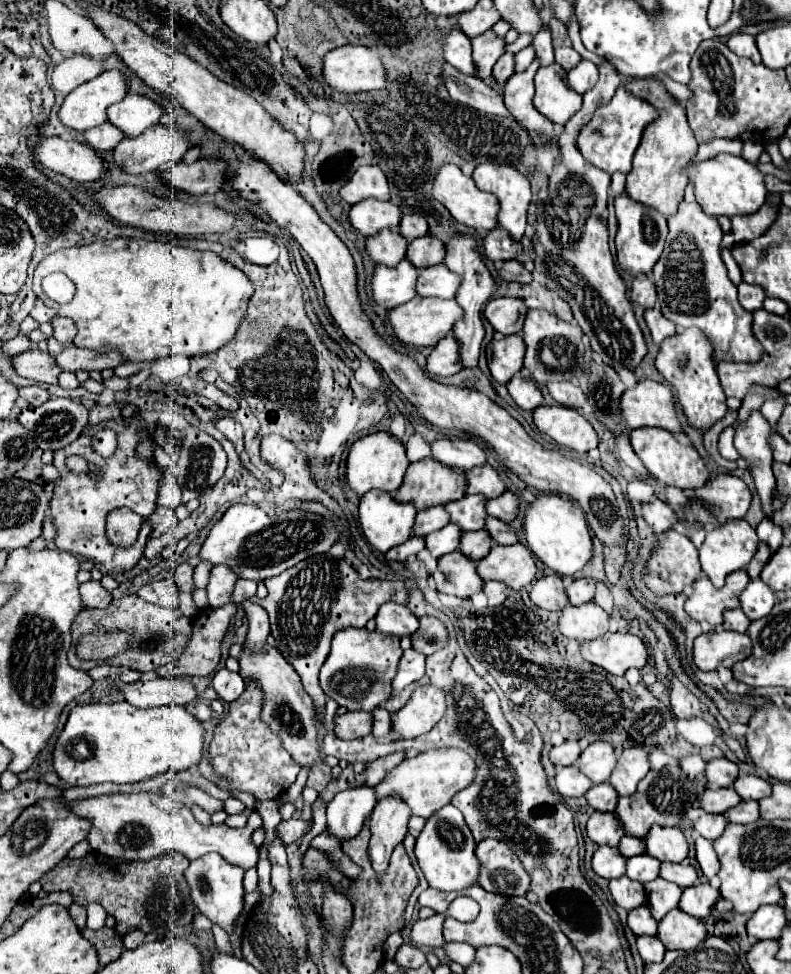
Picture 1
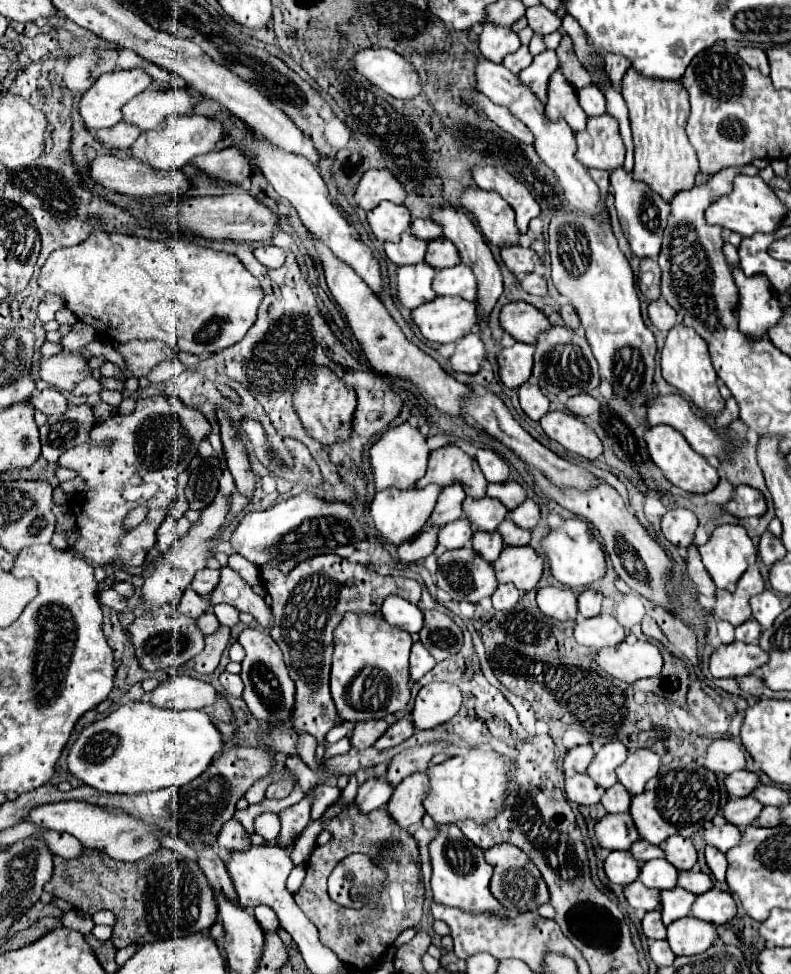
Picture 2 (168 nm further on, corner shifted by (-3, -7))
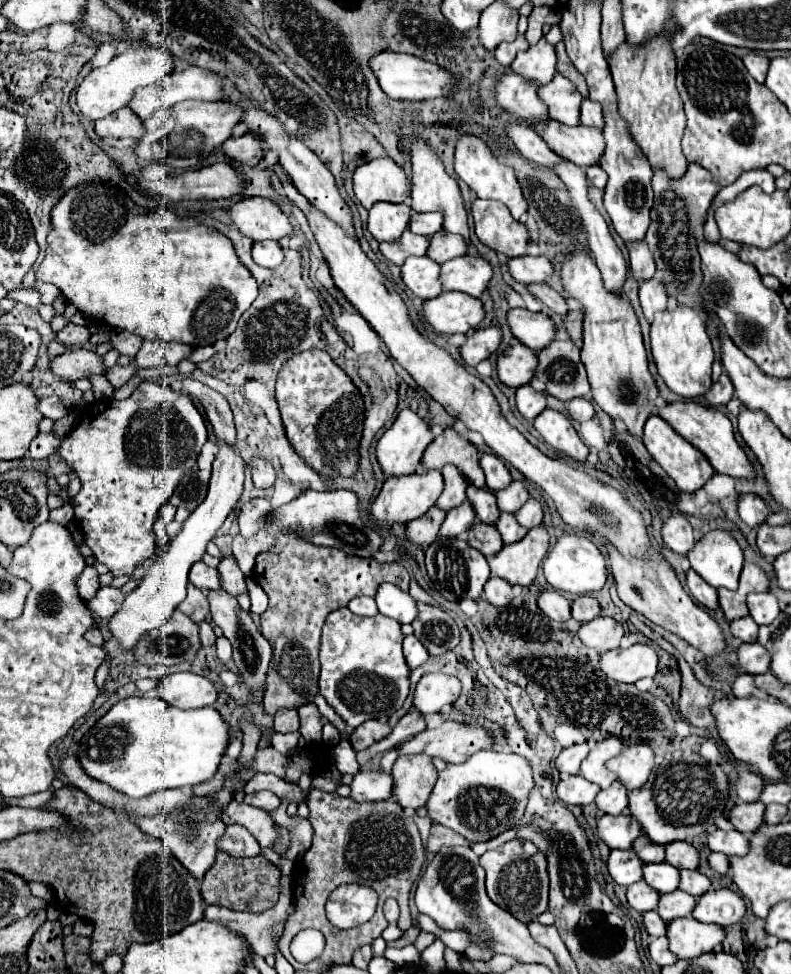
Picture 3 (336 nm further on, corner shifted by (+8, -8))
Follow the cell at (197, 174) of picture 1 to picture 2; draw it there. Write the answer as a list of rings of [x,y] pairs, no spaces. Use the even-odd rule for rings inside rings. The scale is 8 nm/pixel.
[[[235,146],[223,150],[211,150],[195,158],[193,164],[211,176],[217,176],[219,180],[233,184],[243,184],[243,180],[249,178],[253,170],[247,154]]]

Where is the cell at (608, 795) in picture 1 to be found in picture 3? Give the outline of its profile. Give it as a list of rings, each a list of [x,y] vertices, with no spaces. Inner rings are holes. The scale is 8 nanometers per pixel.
[[[614,781],[608,789],[602,789],[594,803],[598,805],[598,809],[602,813],[612,813],[612,815],[620,815],[626,811],[628,807],[628,797],[626,797],[626,789],[622,787],[622,783]]]

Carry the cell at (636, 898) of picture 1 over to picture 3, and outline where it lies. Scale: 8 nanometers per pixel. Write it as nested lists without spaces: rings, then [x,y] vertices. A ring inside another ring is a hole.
[[[638,881],[638,883],[628,887],[626,897],[628,897],[630,907],[634,907],[640,913],[644,913],[644,911],[652,911],[658,905],[660,893],[656,889],[652,889],[646,881]]]

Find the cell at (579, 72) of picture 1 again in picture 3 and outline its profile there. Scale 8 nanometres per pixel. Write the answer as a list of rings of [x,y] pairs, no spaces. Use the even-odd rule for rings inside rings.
[[[584,99],[580,107],[580,123],[590,125],[590,127],[602,127],[604,125],[602,107],[592,99]]]

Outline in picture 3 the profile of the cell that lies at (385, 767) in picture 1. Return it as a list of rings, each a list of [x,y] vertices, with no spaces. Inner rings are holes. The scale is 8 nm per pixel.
[[[444,721],[436,729],[426,729],[414,735],[410,741],[402,743],[398,755],[418,755],[426,753],[430,757],[440,757],[446,763],[462,763],[472,753],[486,749],[490,745],[490,733],[482,727],[468,727],[456,721]]]

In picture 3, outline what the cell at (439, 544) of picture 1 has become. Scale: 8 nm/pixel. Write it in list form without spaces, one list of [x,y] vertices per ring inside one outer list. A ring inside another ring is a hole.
[[[464,501],[460,507],[454,507],[448,511],[446,515],[446,521],[442,523],[440,527],[440,537],[458,537],[462,533],[466,533],[472,525],[474,525],[476,517],[474,517],[474,511],[472,511],[472,505],[468,501]]]

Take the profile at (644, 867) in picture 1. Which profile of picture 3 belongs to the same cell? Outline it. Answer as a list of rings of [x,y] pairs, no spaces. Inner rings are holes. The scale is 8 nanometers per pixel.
[[[648,863],[644,865],[644,881],[658,893],[672,893],[678,889],[680,871],[670,863]]]

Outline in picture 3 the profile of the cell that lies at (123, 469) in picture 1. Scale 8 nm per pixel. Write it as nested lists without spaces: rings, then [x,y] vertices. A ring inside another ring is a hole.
[[[142,381],[126,401],[104,399],[84,407],[78,427],[66,435],[58,453],[82,481],[82,489],[72,499],[72,507],[84,533],[84,543],[92,549],[96,559],[112,571],[112,575],[130,575],[136,565],[154,555],[156,543],[152,525],[158,519],[160,507],[172,497],[186,467],[190,469],[196,463],[196,457],[206,443],[206,435],[206,423],[190,397],[174,393],[164,383]]]

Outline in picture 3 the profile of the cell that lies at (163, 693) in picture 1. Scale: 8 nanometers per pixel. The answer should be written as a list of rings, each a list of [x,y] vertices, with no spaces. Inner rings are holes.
[[[172,673],[158,683],[158,695],[172,707],[198,709],[216,703],[216,687],[202,675]]]

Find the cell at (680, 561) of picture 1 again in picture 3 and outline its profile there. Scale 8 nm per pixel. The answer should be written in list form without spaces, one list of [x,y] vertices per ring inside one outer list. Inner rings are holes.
[[[692,569],[686,571],[686,585],[688,585],[688,589],[696,601],[700,601],[708,609],[718,609],[716,589],[710,587],[708,583],[704,583],[704,579],[700,579],[696,575],[696,571],[692,571]]]

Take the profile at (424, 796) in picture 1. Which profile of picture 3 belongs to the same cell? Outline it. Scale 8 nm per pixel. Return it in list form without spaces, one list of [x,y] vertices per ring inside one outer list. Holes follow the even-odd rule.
[[[478,751],[476,755],[470,755],[464,763],[458,765],[450,763],[444,771],[438,773],[438,781],[430,793],[426,809],[428,809],[428,817],[434,823],[458,831],[468,841],[488,841],[502,835],[522,819],[526,799],[532,787],[534,787],[532,769],[524,757],[514,753]],[[476,791],[478,791],[478,799],[474,803],[472,793]],[[472,811],[476,811],[482,823],[480,827],[474,827],[474,823],[470,823]]]

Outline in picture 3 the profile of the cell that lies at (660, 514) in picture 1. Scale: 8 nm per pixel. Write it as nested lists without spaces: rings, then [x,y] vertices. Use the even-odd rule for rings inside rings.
[[[682,513],[672,515],[670,519],[664,521],[662,525],[662,541],[666,547],[670,547],[676,553],[686,555],[694,547],[694,535],[692,535],[692,525]]]

